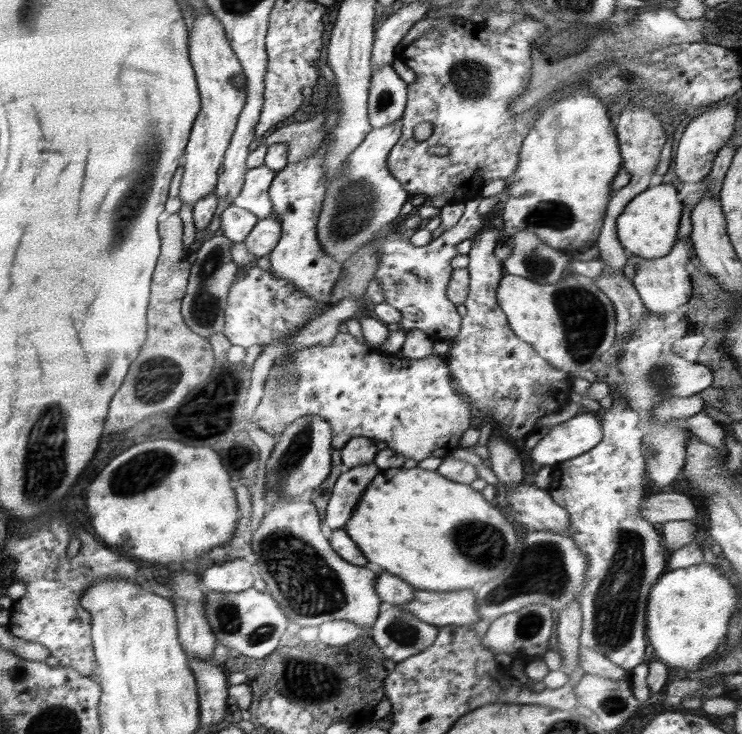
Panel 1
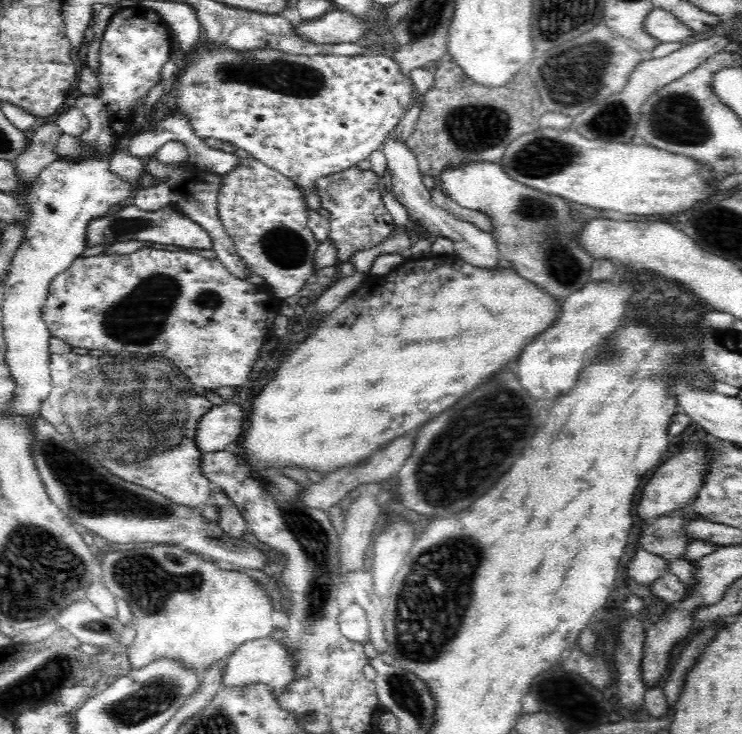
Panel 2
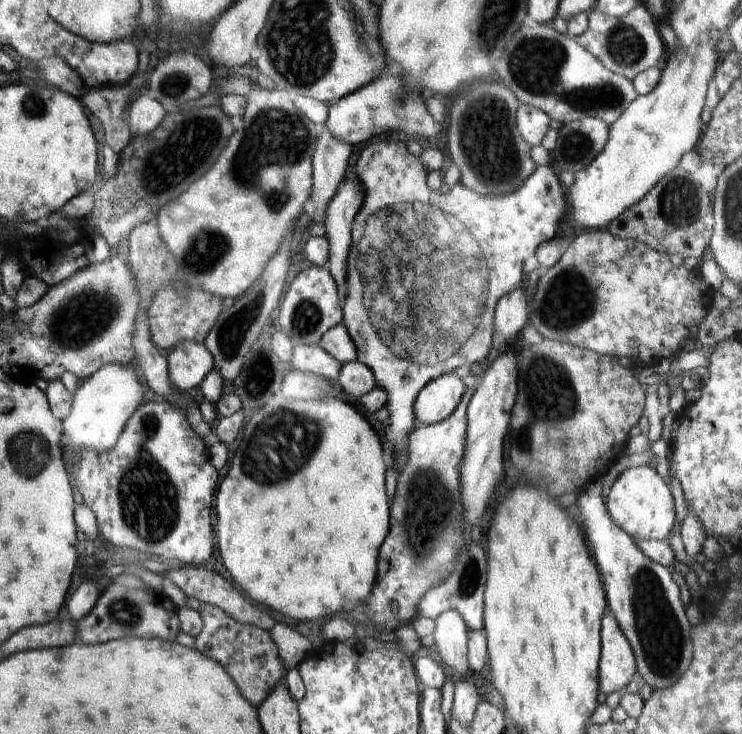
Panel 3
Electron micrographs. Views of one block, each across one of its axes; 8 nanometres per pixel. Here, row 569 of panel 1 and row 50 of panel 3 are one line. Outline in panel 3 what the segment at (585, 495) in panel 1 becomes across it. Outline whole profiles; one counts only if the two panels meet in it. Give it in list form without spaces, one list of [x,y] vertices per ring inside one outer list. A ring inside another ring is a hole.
[[[643,1],[620,17],[608,16],[594,8],[588,12],[586,32],[576,39],[582,48],[603,62],[605,67],[628,80],[632,80],[636,74],[644,72],[647,68],[656,67],[658,60],[664,58],[667,53],[654,17]]]

